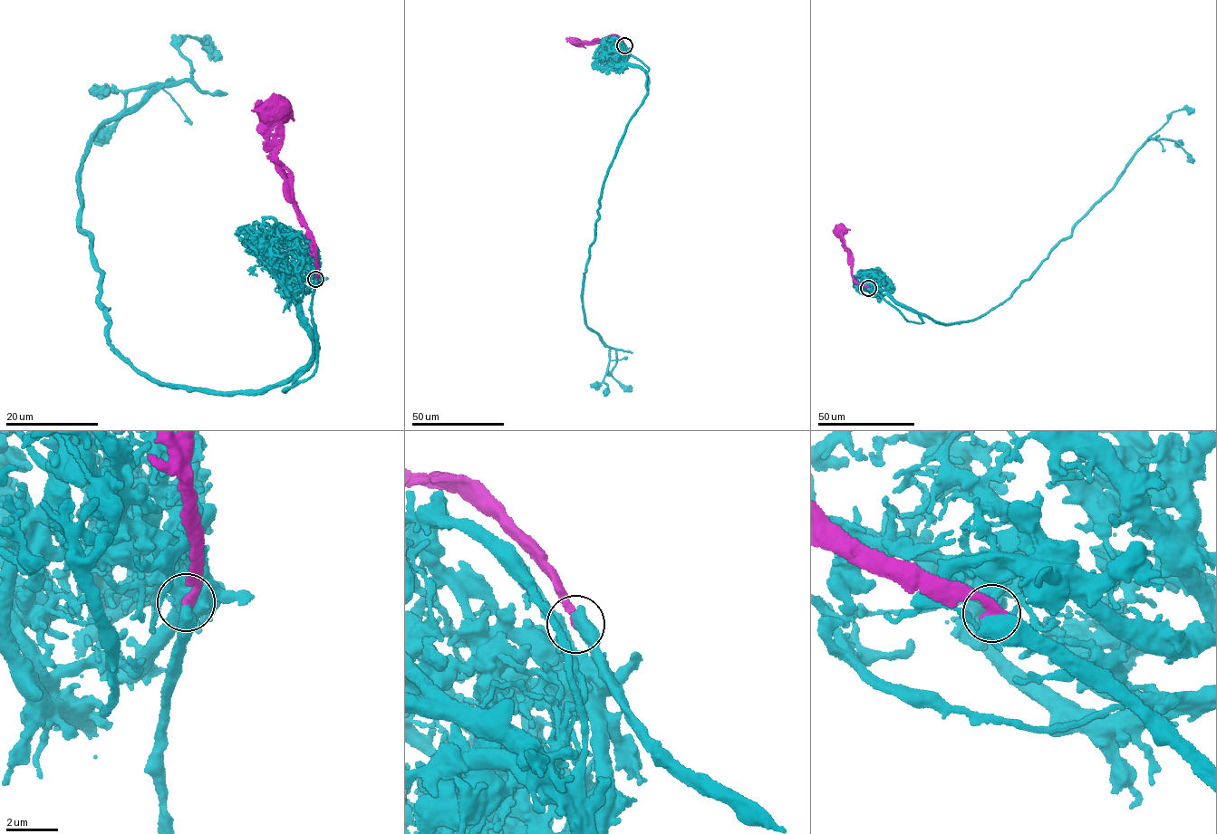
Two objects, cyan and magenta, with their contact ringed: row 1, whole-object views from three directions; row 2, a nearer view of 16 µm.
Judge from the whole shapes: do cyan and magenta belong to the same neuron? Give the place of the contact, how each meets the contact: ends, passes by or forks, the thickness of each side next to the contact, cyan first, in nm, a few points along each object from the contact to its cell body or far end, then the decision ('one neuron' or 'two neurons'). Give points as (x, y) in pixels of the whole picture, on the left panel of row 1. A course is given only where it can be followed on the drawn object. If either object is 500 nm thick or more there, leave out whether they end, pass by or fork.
at (315, 279); 650 nm thick on the cyan side, 360 nm on the other; cyan runs (316, 279), (314, 369), (284, 391), (161, 386), (108, 338), (82, 158), (188, 81), (187, 36), (219, 57); magenta runs (316, 279), (319, 268), (312, 237), (286, 188), (284, 176), (275, 157), (269, 112), (275, 109); one neuron

